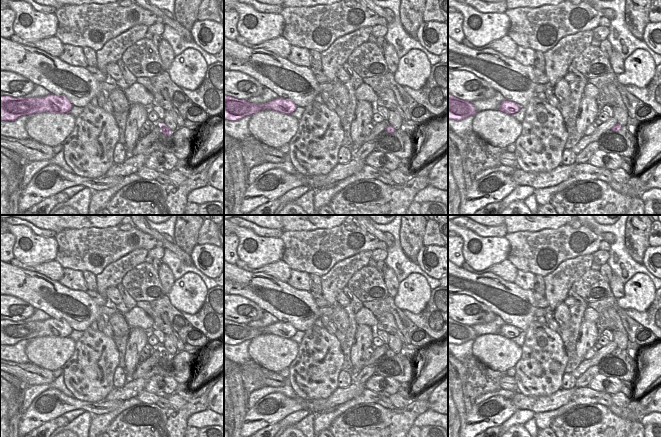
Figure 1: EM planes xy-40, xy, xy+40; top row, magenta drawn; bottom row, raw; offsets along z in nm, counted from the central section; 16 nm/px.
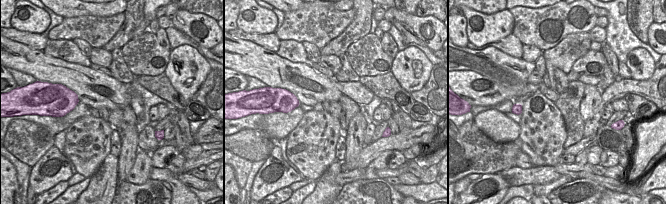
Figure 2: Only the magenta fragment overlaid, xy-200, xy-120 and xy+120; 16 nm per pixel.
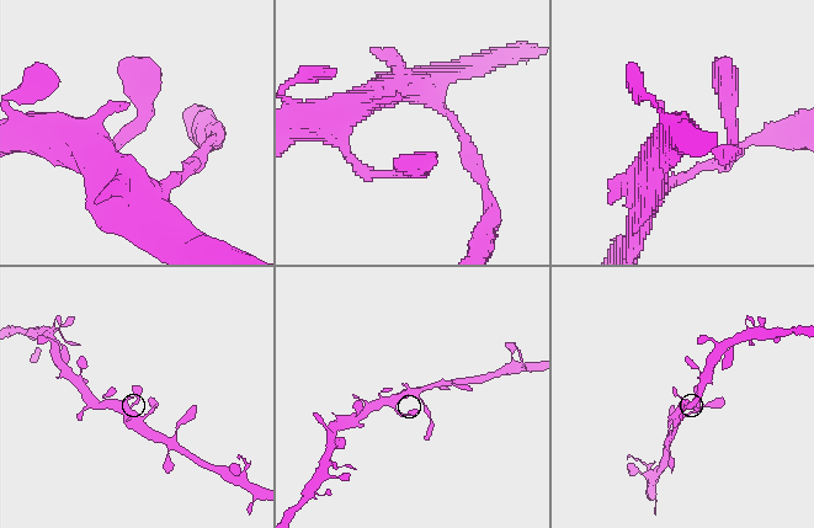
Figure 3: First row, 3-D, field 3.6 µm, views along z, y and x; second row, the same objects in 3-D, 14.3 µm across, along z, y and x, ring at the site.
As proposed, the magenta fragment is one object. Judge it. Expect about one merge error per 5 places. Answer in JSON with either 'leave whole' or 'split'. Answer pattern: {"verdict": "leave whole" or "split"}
{"verdict": "leave whole"}

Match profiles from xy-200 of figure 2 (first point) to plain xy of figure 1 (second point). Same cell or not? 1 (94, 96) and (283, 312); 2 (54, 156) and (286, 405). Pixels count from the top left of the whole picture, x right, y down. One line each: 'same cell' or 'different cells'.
1: same cell
2: same cell

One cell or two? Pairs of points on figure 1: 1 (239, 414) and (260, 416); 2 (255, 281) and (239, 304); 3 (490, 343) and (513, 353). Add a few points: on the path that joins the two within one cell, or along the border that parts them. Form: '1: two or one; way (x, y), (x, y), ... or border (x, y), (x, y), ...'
1: two; border (247, 410), (241, 426)
2: two; border (234, 294), (250, 299), (264, 310)
3: one; way (496, 349), (507, 353)

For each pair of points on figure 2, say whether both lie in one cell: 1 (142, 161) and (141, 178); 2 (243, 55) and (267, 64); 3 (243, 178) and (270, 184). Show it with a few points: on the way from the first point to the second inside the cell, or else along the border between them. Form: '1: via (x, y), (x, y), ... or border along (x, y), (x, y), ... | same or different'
1: via (141, 165), (140, 174) | same
2: via (249, 59), (261, 63) | same
3: border along (265, 160), (253, 180), (250, 193) | different

